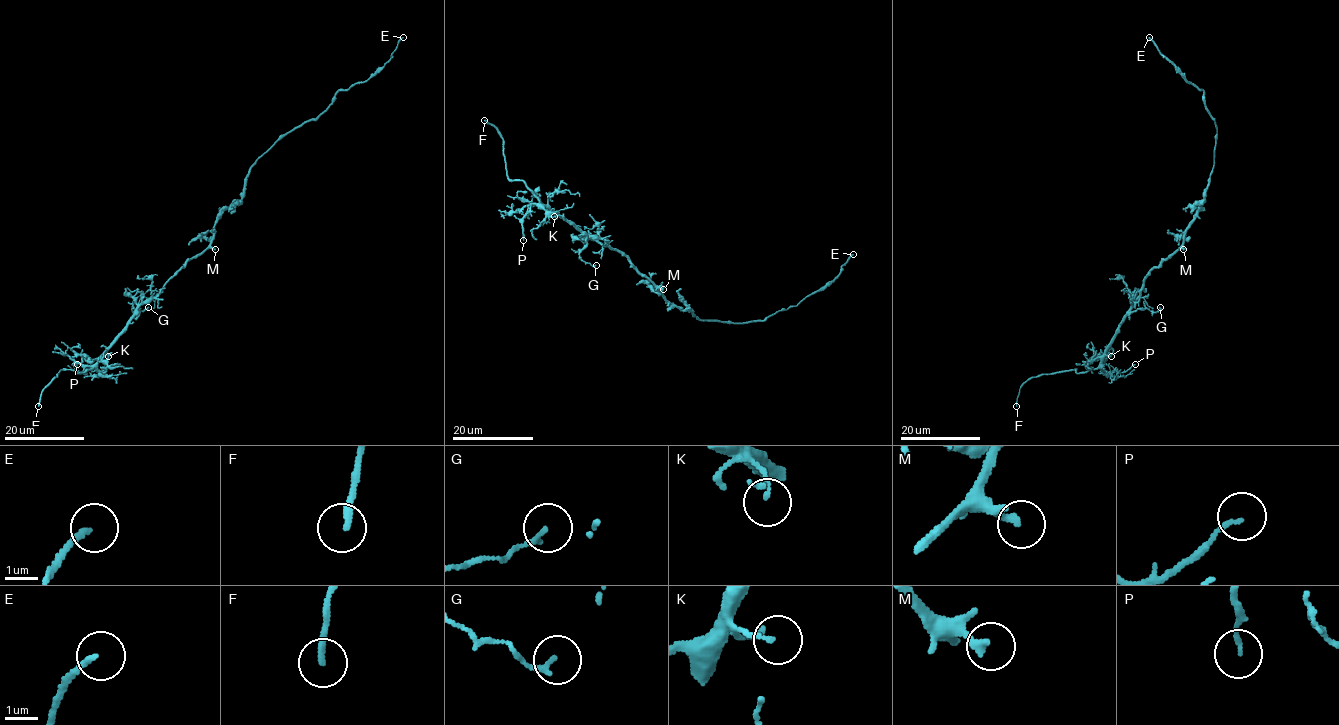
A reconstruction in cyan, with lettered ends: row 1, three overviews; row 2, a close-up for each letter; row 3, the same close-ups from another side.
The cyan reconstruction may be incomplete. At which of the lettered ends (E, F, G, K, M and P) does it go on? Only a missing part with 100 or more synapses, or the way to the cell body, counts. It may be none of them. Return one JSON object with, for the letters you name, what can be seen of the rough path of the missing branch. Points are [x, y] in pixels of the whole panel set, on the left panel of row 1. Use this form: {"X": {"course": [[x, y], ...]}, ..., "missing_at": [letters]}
{"F": {"course": [[38, 406], [36, 425], [21, 430], [15, 428]]}, "missing_at": ["F"]}

